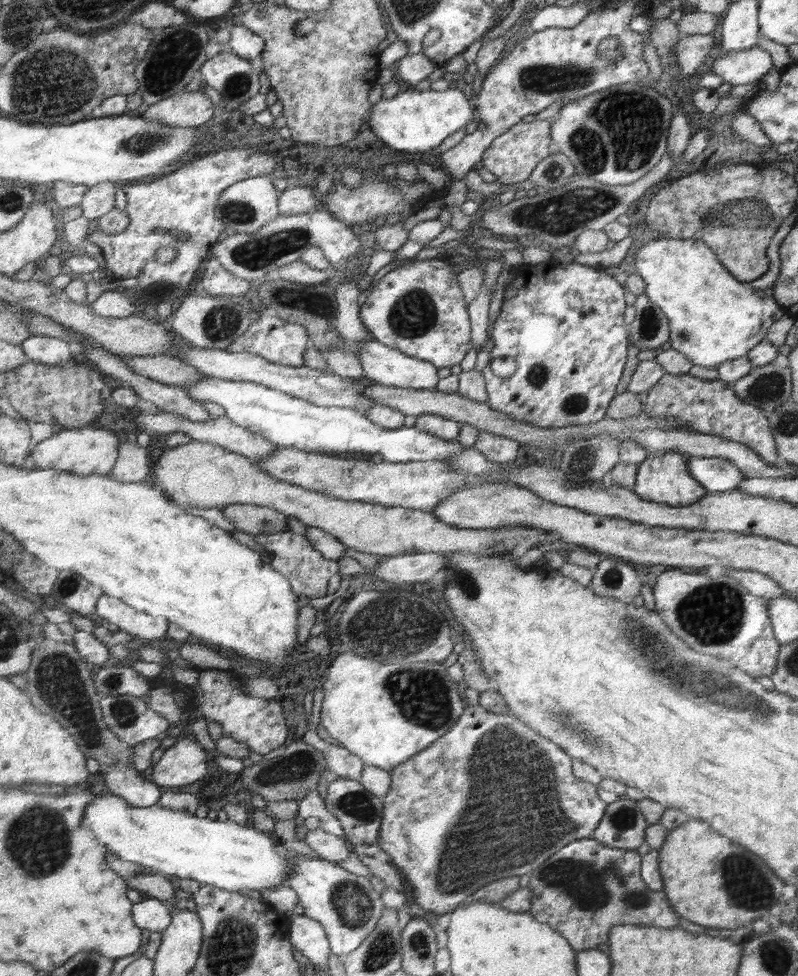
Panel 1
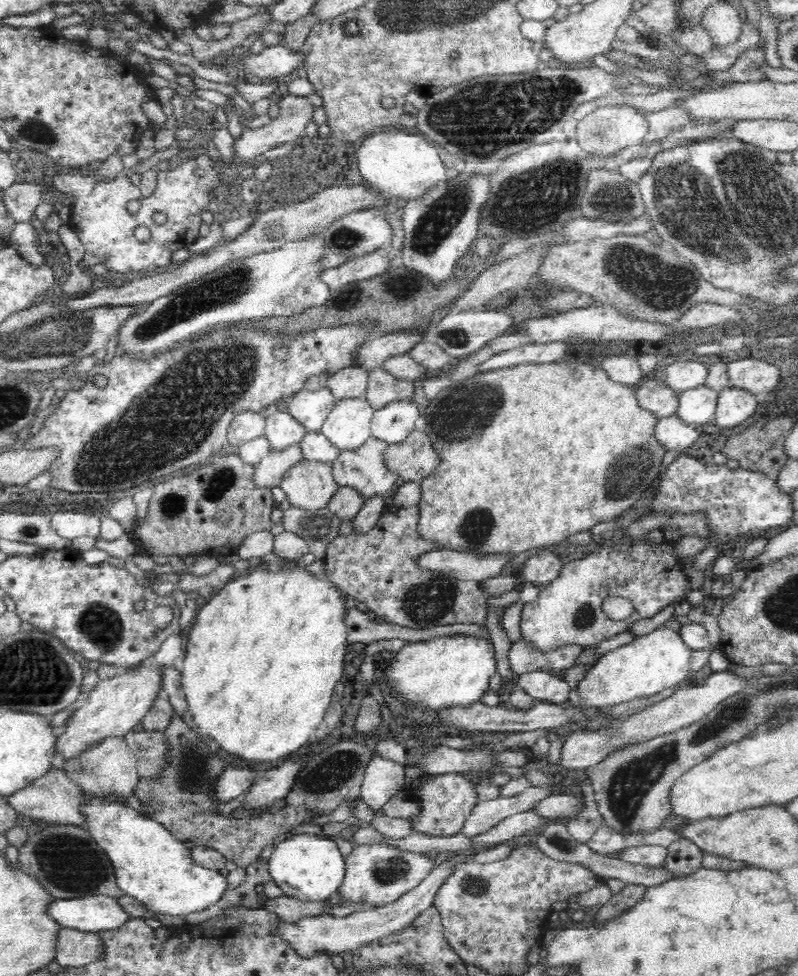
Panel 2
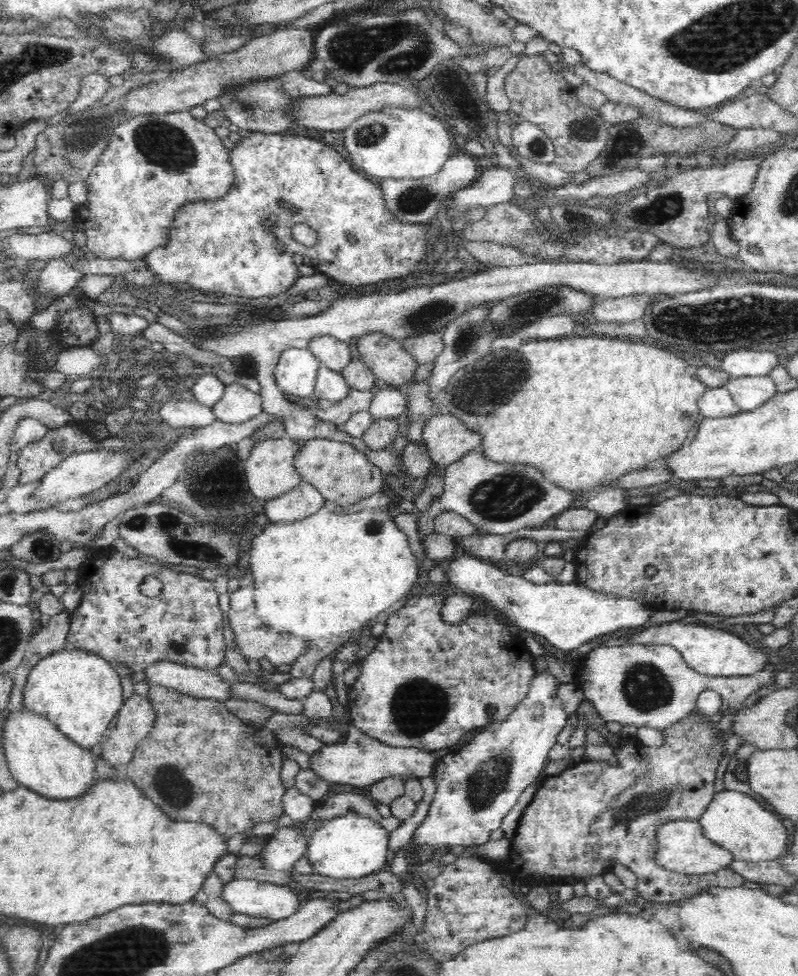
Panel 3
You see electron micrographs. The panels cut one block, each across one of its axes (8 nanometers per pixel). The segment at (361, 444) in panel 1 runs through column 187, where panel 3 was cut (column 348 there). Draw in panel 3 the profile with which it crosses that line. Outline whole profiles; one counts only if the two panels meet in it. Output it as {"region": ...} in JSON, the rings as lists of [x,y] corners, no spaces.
{"region":[[[322,364],[315,370],[312,398],[317,405],[333,403],[346,396],[349,386],[344,377]]]}

